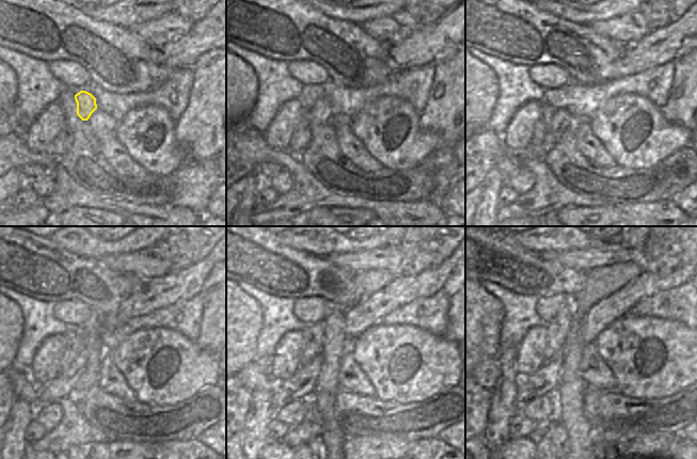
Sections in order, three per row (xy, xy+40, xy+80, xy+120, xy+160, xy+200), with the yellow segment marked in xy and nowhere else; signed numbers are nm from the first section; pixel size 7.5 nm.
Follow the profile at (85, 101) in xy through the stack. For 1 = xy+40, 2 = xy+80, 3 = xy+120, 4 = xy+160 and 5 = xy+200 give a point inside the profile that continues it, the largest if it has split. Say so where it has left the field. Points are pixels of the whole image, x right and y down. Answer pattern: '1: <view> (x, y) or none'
1: xy+40 (320, 113)
2: xy+80 (561, 120)
3: xy+120 (59, 388)
4: xy+160 (301, 383)
5: xy+200 (545, 379)

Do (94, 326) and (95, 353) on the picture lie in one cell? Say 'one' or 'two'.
one

